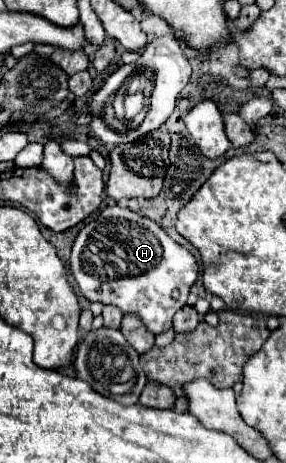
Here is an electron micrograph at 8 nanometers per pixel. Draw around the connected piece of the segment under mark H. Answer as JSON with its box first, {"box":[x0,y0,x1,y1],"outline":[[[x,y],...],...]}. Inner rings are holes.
{"box":[71,205,199,335],"outline":[[[107,205],[99,213],[99,217],[91,219],[75,237],[73,249],[71,249],[71,273],[83,293],[89,301],[99,301],[103,305],[115,305],[121,311],[135,311],[141,315],[147,329],[155,335],[171,329],[171,317],[175,311],[185,307],[189,287],[195,283],[199,275],[199,265],[191,251],[187,251],[183,245],[173,241],[153,219],[139,215],[127,207],[119,205]],[[179,289],[179,299],[173,299],[171,293]]]}

